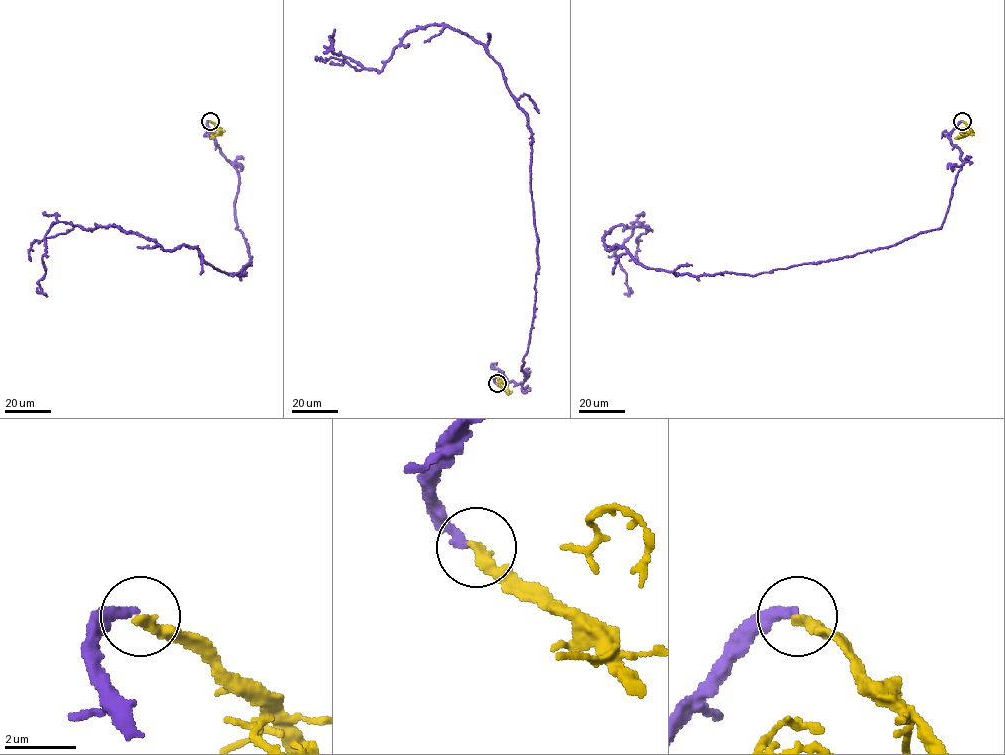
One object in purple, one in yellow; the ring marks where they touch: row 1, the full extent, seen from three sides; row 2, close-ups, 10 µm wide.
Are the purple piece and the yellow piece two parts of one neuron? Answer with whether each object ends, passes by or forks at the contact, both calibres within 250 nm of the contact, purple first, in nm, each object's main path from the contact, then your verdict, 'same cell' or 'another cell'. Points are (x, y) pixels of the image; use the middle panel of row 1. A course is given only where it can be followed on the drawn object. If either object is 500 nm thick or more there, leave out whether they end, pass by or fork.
purple ends there; yellow ends there; 240 nm thick on the purple side, 320 nm on the other; purple runs (497, 383), (525, 379), (535, 301), (527, 114), (487, 48), (442, 25), (380, 71), (333, 36), (324, 51); yellow runs (497, 383), (508, 394), (500, 386), (497, 375); another cell

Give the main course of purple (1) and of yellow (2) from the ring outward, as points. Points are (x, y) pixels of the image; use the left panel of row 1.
1: (210, 121), (238, 173), (245, 275), (196, 248), (56, 222), (37, 287)
2: (210, 121), (221, 133), (210, 138)

